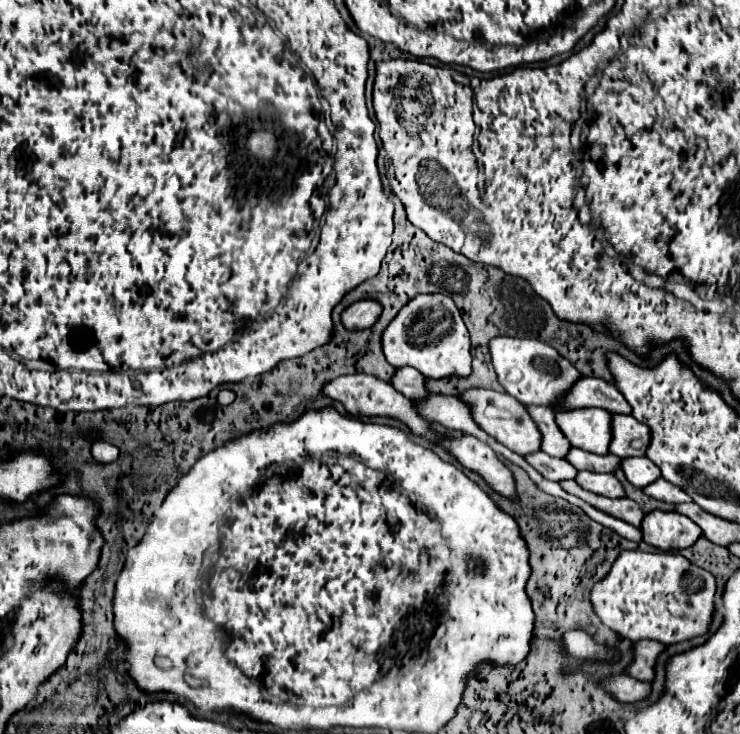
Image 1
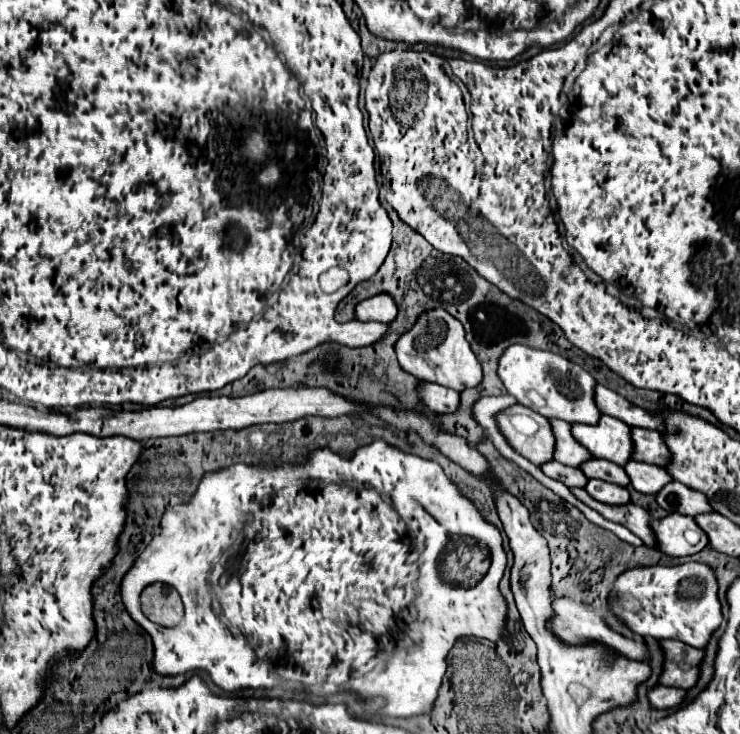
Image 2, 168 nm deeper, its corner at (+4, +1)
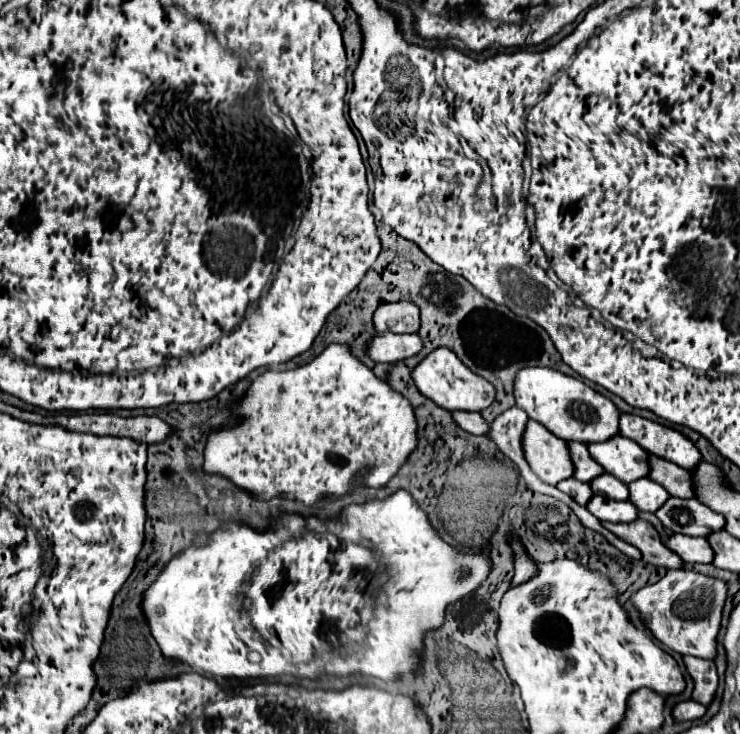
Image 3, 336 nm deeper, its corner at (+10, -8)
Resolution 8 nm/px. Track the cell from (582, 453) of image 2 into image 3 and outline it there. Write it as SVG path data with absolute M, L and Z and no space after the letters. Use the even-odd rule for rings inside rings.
M566 442L566 444L574 464L574 478L578 478L580 482L590 482L594 480L594 476L600 476L604 472L602 466L596 464L596 460L588 454L586 444L582 442Z

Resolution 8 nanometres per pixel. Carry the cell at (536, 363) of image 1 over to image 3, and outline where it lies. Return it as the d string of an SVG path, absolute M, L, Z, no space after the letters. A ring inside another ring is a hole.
M520 368L514 378L514 400L532 420L546 426L562 440L602 442L618 434L620 410L600 392L586 386L582 380L566 376L552 368Z

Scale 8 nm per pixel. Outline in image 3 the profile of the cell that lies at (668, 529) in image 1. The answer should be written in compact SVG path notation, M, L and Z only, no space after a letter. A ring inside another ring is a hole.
M672 534L664 540L666 548L670 548L672 552L676 552L684 562L688 564L708 564L714 558L714 552L710 548L710 544L706 542L706 538L694 538L694 536L686 536L686 534Z

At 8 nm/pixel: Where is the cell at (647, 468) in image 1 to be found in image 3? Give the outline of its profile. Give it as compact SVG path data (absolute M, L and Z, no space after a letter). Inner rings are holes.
M640 478L640 480L630 482L628 490L630 490L628 500L638 510L644 510L644 512L656 512L670 498L670 494L658 482L650 478Z

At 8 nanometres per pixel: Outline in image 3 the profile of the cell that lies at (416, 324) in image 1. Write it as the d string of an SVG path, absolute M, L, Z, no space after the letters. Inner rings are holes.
M436 348L412 370L410 374L416 388L444 410L470 410L478 412L494 402L494 386L476 376L450 348Z

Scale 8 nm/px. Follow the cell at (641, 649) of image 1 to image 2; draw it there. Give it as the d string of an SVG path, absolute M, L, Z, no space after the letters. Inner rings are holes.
M660 641L664 649L664 671L660 677L662 685L692 689L700 677L700 663L706 655L704 649L694 649L682 641Z

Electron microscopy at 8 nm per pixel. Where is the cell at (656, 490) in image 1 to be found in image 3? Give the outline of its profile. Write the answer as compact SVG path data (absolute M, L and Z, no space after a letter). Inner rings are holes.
M668 498L656 516L672 532L690 536L708 536L710 532L722 530L724 524L722 514L710 510L696 498Z

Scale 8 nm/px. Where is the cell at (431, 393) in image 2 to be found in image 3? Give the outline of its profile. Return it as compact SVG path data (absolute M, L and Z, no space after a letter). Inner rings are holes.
M450 412L454 422L470 432L470 434L486 434L488 432L488 424L482 420L482 416L478 412Z

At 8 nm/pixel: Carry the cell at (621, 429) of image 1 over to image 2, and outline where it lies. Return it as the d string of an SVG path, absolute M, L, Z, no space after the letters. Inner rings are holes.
M632 429L634 439L634 459L644 461L658 467L668 467L668 459L672 459L662 435L658 431L648 429Z

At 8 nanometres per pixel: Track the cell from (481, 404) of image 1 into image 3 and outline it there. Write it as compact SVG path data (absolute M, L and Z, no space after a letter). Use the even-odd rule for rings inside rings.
M528 420L522 434L524 458L532 472L546 484L558 484L572 476L574 466L570 466L570 454L566 452L566 442L546 432L542 424Z

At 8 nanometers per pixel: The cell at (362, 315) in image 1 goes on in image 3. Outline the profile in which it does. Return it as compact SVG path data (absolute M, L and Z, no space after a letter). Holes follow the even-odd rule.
M394 302L394 304L380 304L374 312L374 328L378 334L384 332L416 332L420 324L418 308L412 302Z

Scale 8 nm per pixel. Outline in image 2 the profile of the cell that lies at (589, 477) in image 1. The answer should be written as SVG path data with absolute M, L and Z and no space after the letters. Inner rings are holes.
M590 479L586 485L586 491L600 503L608 505L626 505L630 503L630 493L624 487L616 487L612 483L604 483L600 479Z

